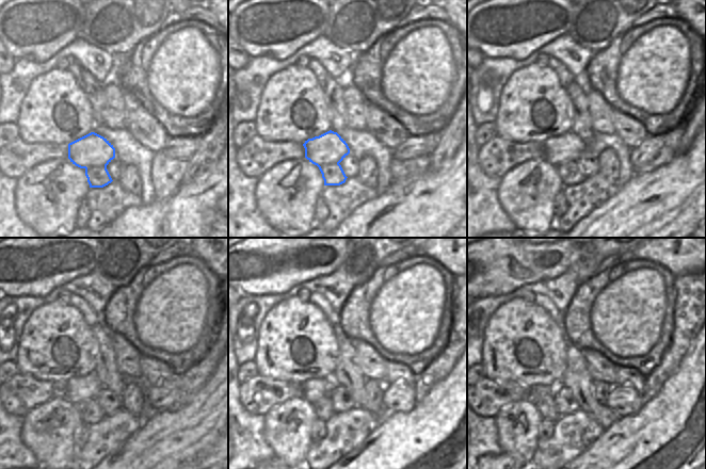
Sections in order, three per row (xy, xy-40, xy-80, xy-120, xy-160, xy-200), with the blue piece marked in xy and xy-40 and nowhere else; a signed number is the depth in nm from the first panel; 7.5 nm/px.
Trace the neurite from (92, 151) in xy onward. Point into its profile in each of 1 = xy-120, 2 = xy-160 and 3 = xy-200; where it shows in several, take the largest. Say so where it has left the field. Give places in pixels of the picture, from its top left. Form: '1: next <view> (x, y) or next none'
1: next xy-120 (81, 391)
2: next xy-160 (316, 391)
3: next xy-200 (543, 397)

